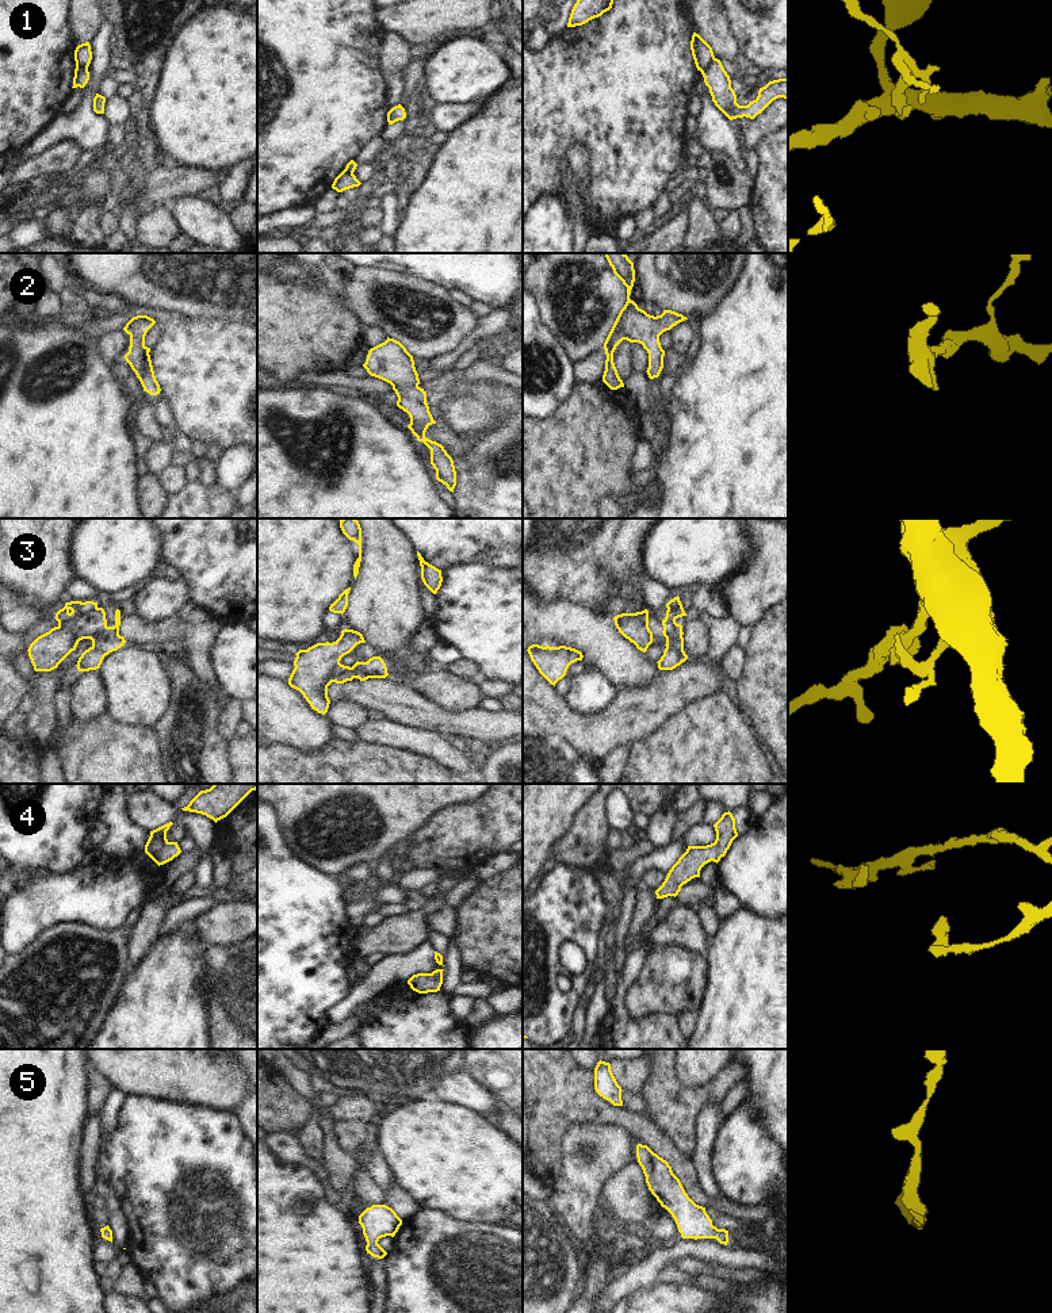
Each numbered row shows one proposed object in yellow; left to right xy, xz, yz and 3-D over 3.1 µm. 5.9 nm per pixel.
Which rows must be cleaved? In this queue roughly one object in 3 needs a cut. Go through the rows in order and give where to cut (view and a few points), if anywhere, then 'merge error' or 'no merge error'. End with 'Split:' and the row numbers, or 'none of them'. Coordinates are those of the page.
1: cut in yz along (714, 57), (702, 73); merge error
2: no cut; no merge error
3: cut in xz along (360, 662), (356, 672), (331, 681); merge error
4: no cut; no merge error
5: no cut; no merge error
Split: 1, 3

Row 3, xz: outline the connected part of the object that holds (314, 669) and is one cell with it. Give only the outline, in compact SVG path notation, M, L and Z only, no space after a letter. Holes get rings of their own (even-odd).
M345 628L333 643L317 643L307 650L299 650L288 685L303 694L311 709L325 715L330 704L328 686L334 678L345 678L349 671L355 671L340 661L360 643L366 643L363 635Z

